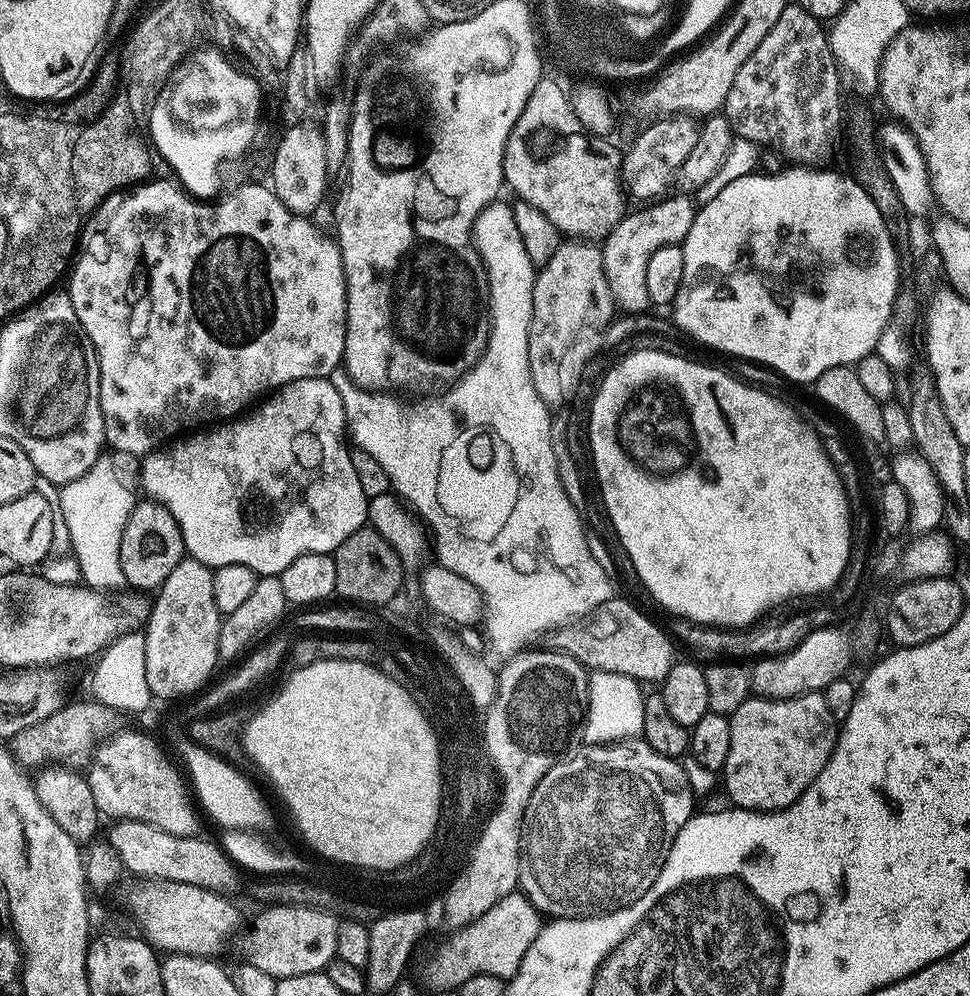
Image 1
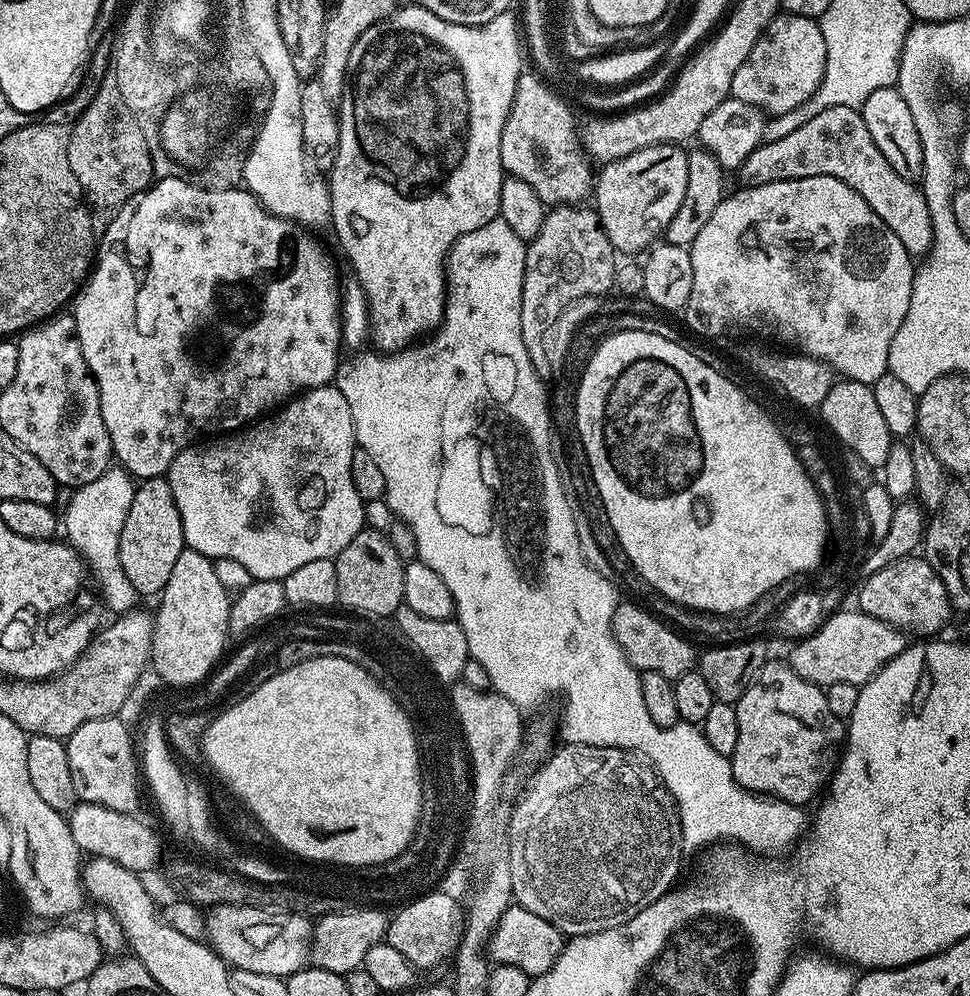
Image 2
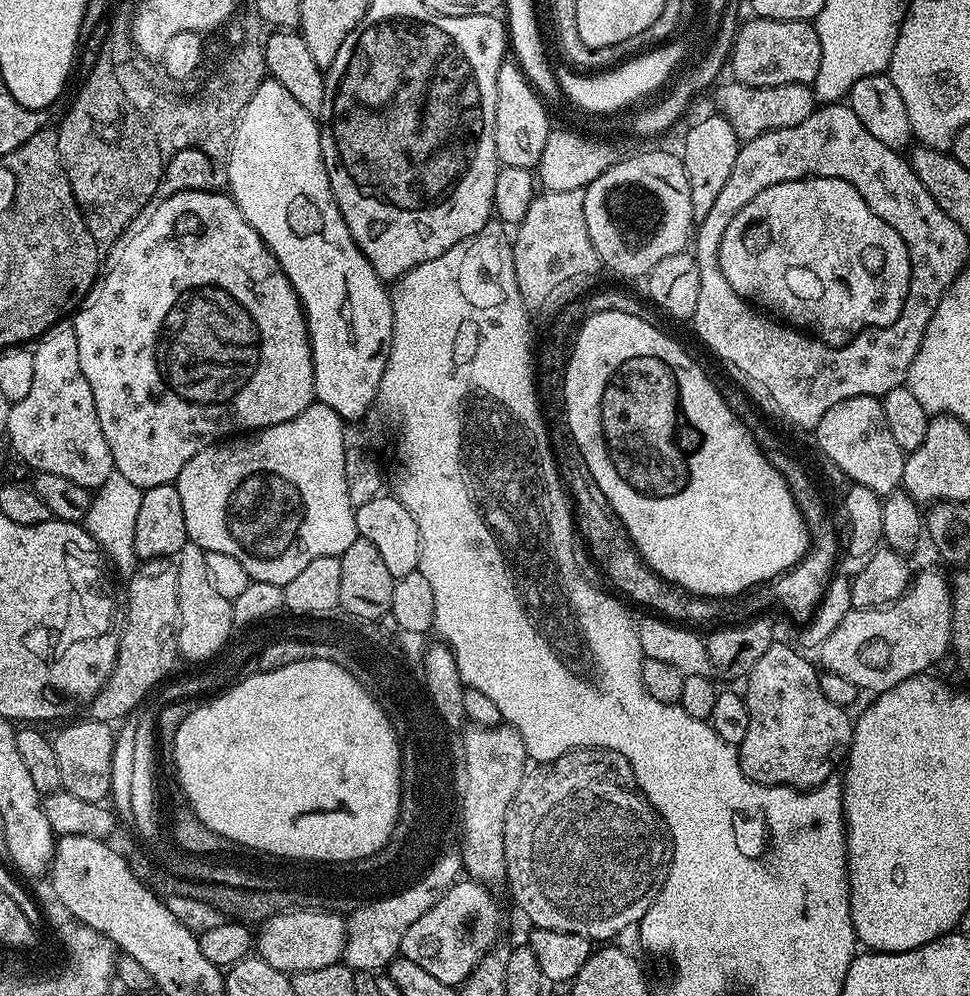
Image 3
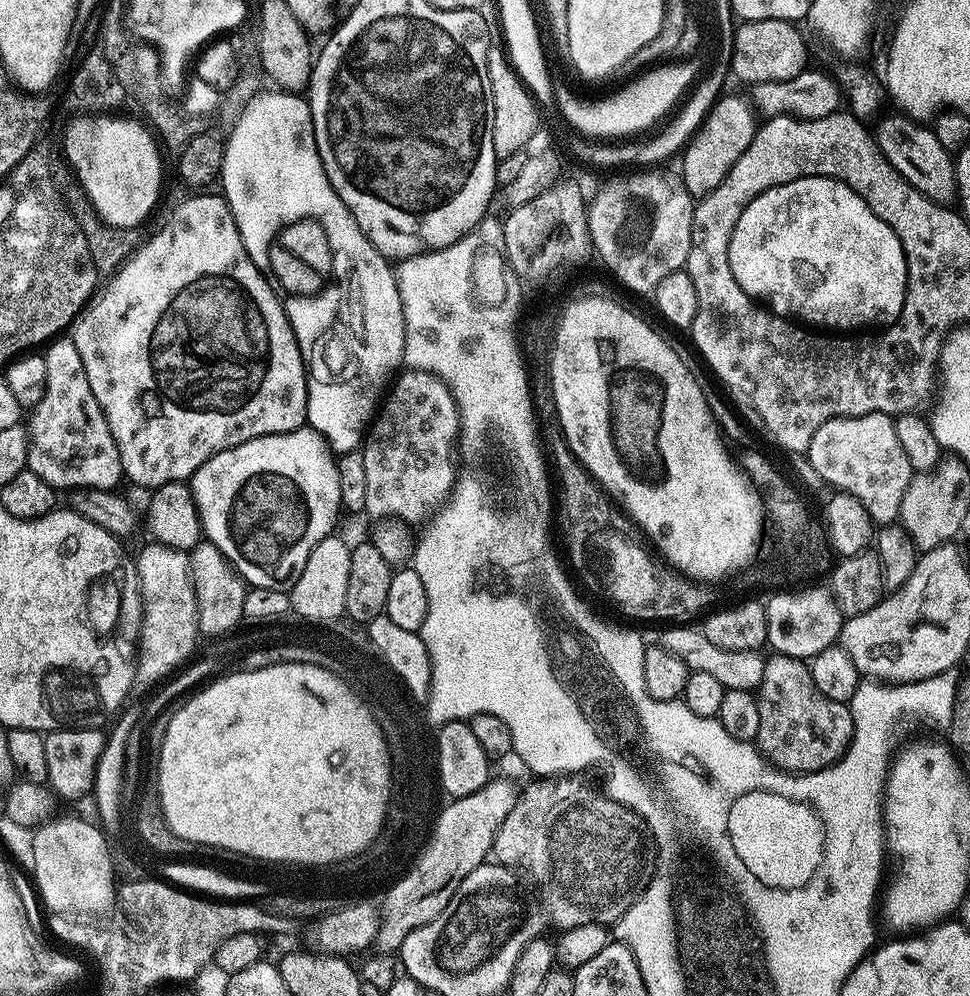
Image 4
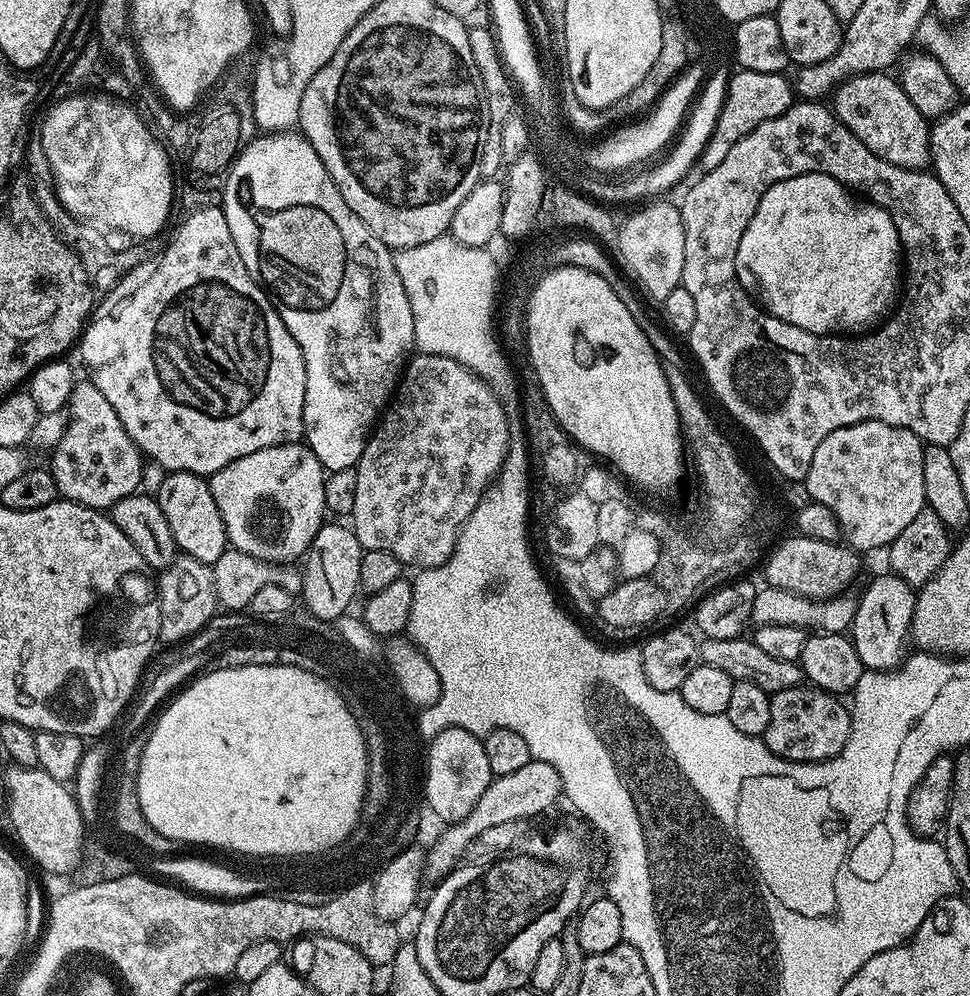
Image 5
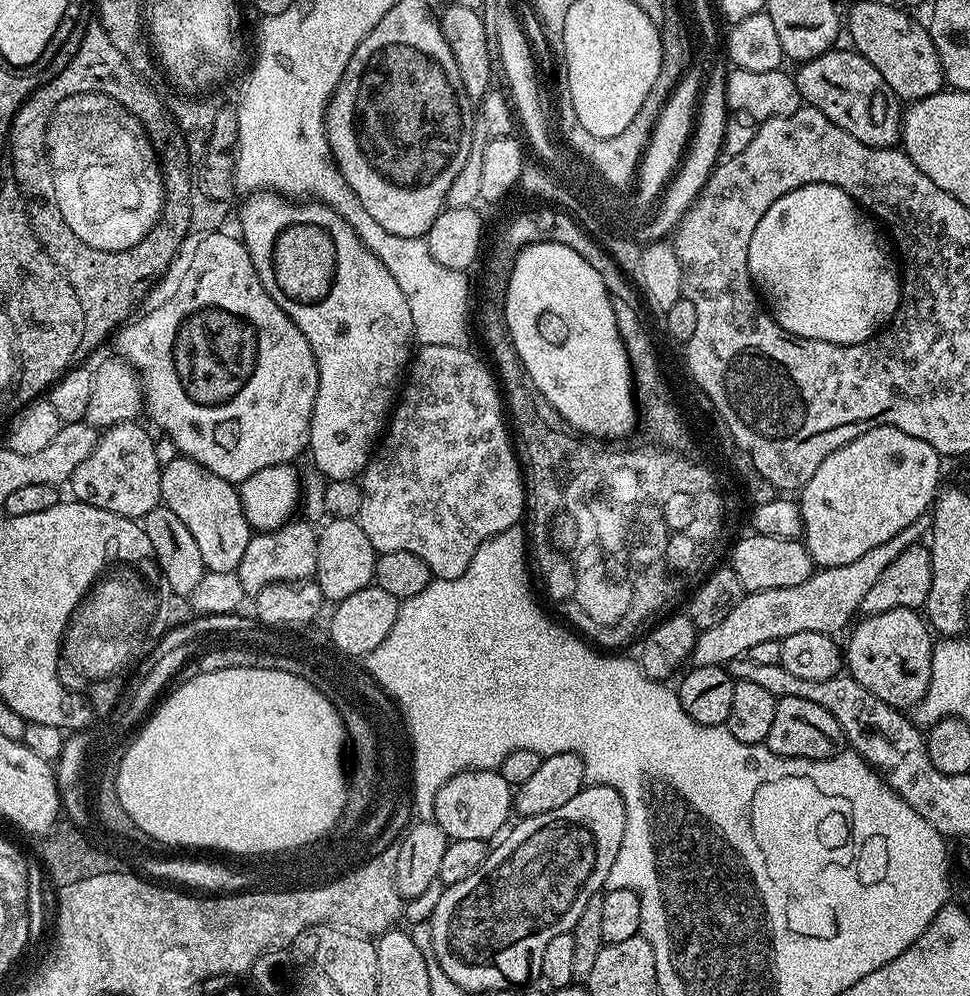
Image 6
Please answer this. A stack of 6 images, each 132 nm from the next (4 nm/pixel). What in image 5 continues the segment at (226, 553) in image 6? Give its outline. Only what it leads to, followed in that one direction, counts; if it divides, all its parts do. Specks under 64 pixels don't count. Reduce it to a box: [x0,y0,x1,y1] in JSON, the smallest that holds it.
[154,472,230,566]

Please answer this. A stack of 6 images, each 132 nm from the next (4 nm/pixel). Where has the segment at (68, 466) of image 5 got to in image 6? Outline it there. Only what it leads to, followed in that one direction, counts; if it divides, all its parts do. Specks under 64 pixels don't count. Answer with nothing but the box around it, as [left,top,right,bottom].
[70,422,161,521]

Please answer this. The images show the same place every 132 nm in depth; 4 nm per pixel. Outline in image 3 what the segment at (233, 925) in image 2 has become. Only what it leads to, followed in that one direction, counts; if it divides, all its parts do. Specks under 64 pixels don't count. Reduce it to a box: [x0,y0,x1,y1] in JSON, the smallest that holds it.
[254,910,346,974]

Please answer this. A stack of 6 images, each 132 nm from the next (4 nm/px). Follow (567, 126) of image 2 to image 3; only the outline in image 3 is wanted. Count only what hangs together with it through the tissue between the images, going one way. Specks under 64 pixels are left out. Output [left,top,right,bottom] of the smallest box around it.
[494,62,550,169]

